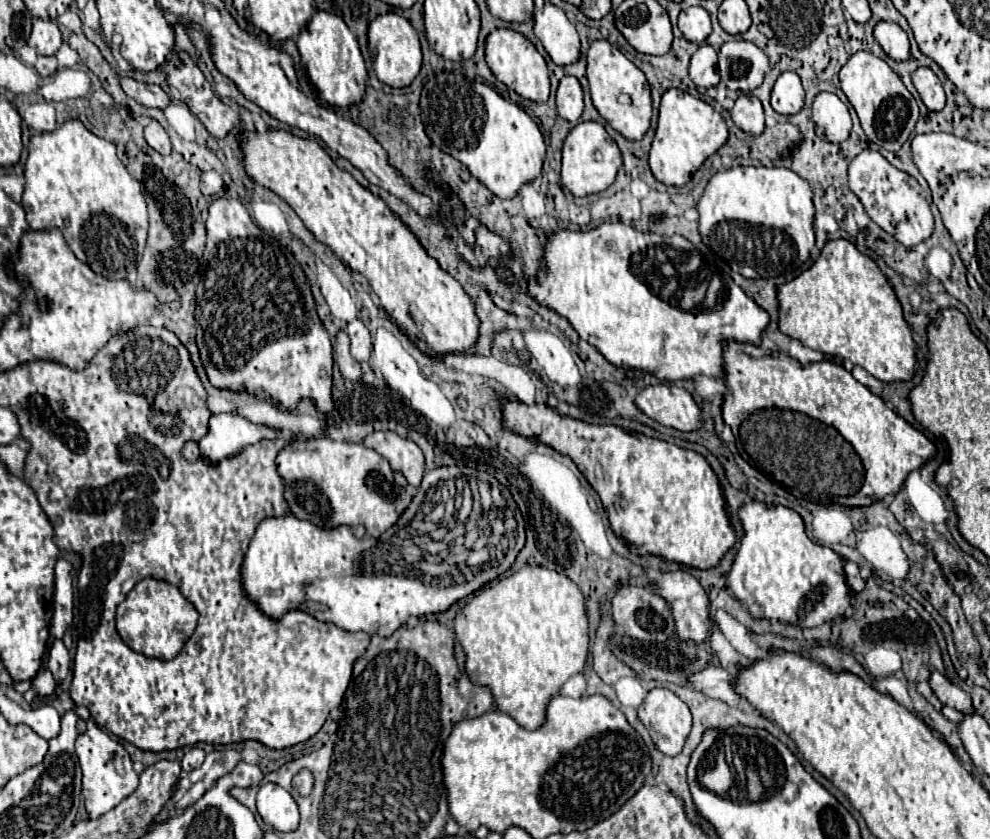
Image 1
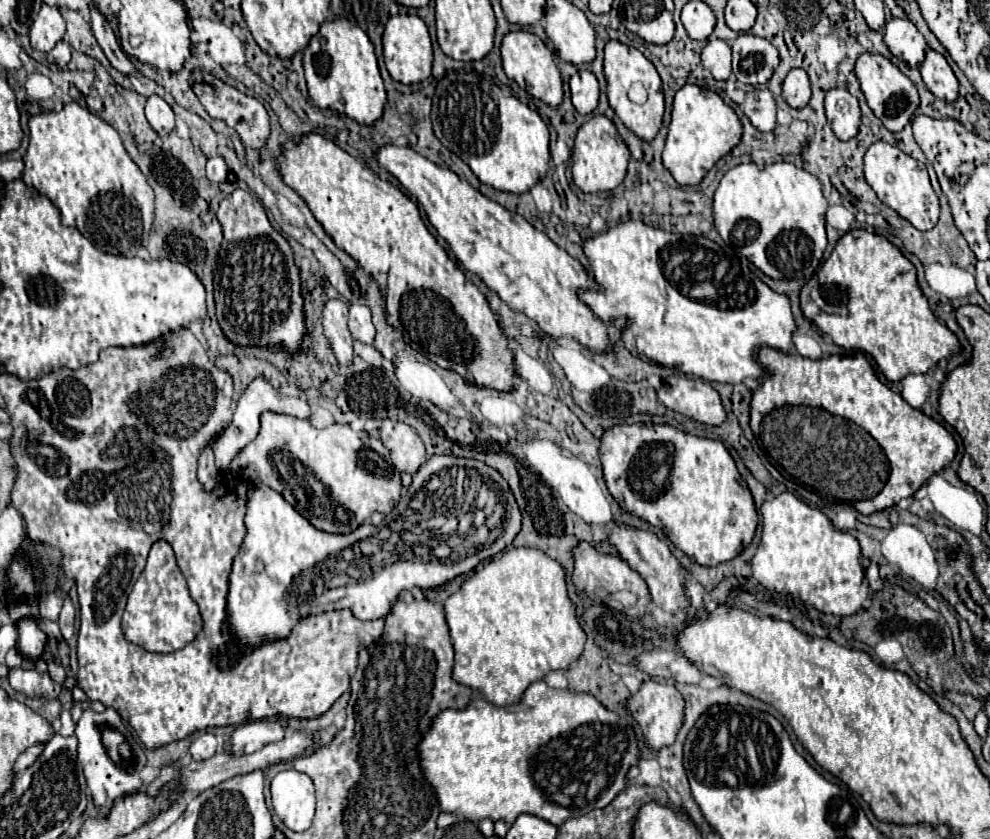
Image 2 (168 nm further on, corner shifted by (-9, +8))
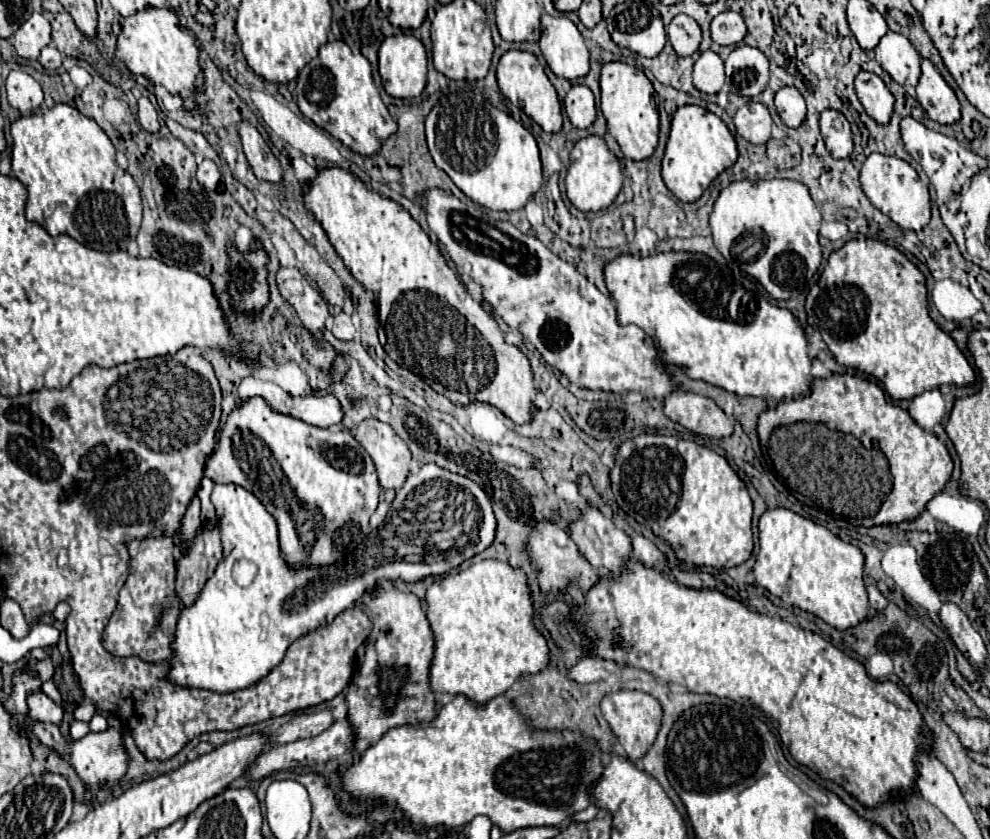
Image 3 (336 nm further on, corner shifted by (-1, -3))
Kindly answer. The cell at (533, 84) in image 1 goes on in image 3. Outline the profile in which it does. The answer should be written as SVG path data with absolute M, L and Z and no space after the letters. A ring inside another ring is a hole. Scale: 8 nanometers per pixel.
M508 50L502 54L498 68L496 68L496 78L502 94L518 108L522 108L534 122L542 126L544 132L558 132L562 128L562 114L560 114L560 100L558 94L548 80L542 64L538 58L530 52L524 50Z

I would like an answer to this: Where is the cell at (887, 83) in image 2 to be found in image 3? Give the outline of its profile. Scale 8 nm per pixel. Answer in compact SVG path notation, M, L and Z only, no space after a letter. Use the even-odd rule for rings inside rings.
M860 72L854 80L858 100L862 102L866 114L876 120L876 124L888 124L894 112L896 98L884 84L884 80L872 72Z

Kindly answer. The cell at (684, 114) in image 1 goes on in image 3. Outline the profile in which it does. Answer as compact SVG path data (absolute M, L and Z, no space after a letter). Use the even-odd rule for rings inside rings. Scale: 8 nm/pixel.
M680 106L672 118L670 136L662 158L662 180L680 202L694 202L710 182L738 158L736 142L726 124L706 108Z

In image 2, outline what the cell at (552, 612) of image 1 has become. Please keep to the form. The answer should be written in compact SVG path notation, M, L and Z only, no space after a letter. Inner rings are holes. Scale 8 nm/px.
M510 547L502 555L484 561L462 587L444 603L446 621L454 645L452 679L482 693L494 705L512 705L520 701L524 689L554 669L568 669L580 657L586 641L574 605L566 591L564 569L546 553L528 547Z

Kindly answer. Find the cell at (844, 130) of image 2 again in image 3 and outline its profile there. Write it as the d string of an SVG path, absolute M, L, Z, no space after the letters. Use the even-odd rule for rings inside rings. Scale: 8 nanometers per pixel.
M826 108L820 116L820 128L826 148L834 158L846 158L852 154L852 132L842 112Z

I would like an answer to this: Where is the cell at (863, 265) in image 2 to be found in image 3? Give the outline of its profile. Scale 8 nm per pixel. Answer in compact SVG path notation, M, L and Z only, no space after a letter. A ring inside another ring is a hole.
M850 240L840 250L834 250L820 280L806 296L806 314L808 324L822 334L836 362L878 378L892 400L914 398L940 384L968 386L974 382L974 370L964 354L928 316L924 274L894 246L886 246L878 240Z

